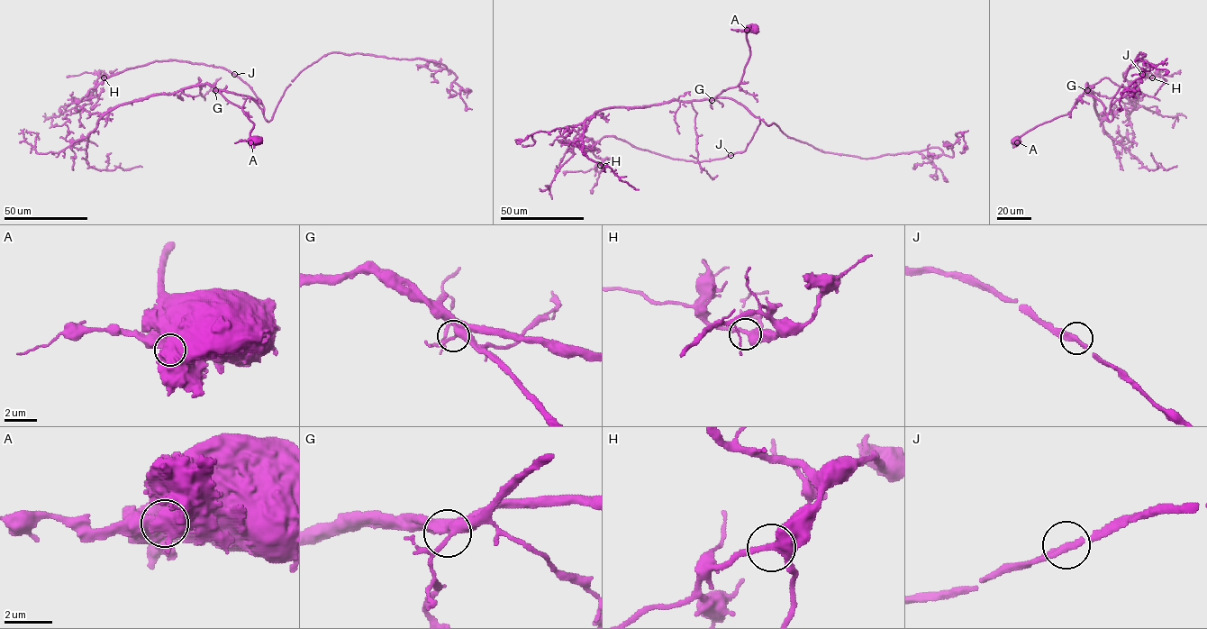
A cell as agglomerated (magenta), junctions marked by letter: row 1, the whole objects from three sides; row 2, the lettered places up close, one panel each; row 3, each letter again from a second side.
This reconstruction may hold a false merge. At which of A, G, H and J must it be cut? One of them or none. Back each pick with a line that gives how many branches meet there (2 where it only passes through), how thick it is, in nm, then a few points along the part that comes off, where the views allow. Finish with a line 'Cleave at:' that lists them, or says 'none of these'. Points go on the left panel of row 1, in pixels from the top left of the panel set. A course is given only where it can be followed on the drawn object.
A: 2 | 700 nm | (250, 142), (240, 141), (234, 142)
Cleave at: A

